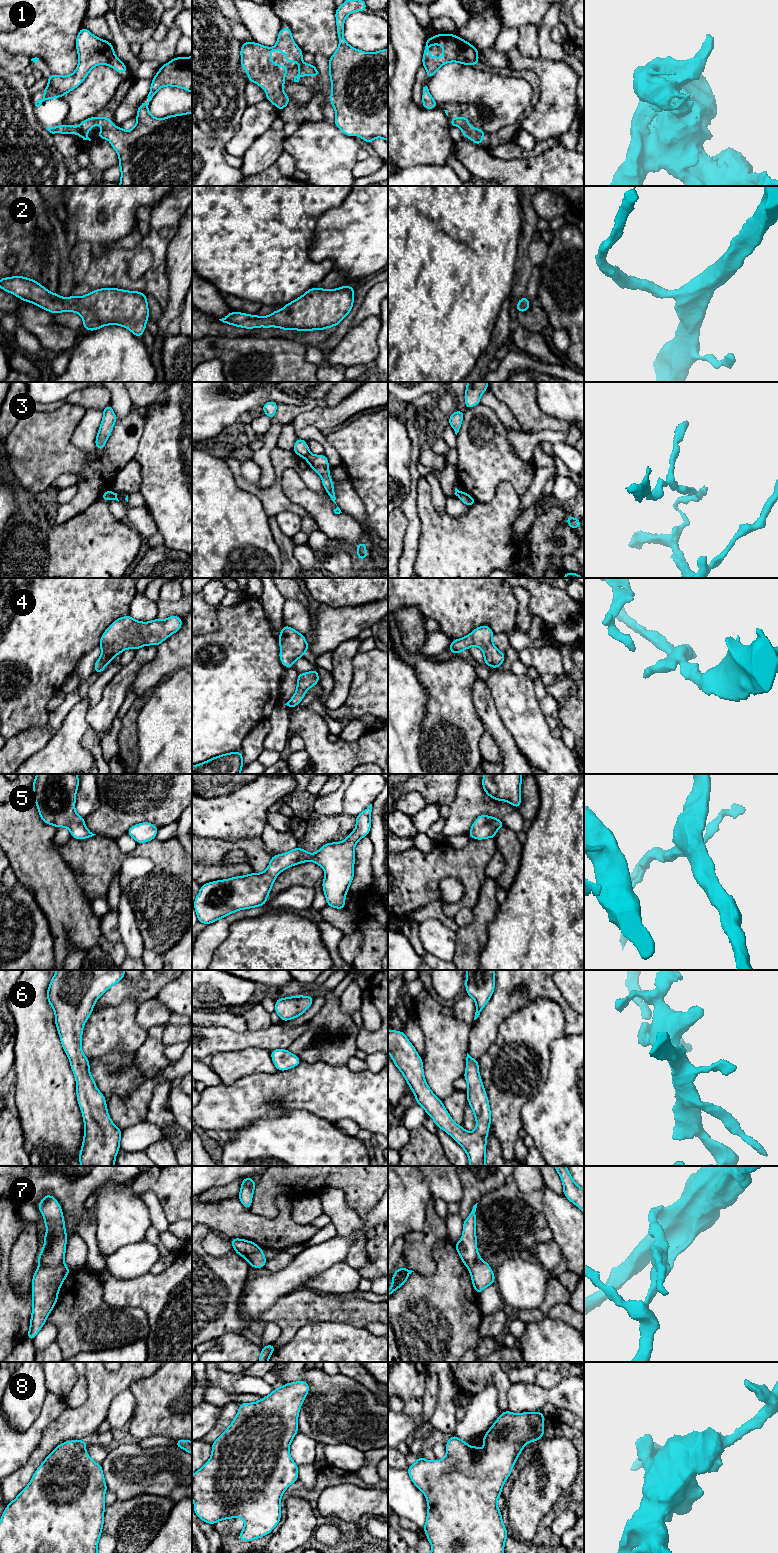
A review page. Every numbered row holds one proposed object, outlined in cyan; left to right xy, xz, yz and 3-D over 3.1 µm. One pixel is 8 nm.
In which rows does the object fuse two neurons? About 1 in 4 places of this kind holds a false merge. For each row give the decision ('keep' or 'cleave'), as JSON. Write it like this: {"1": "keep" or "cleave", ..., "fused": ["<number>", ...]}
{"1": "keep", "2": "keep", "3": "cleave", "4": "keep", "5": "keep", "6": "keep", "7": "cleave", "8": "keep", "fused": ["3", "7"]}

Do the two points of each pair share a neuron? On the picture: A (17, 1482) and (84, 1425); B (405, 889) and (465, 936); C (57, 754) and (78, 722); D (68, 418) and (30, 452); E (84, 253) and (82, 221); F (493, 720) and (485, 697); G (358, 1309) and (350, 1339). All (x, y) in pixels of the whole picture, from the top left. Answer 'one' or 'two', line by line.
A: one
B: two
C: one
D: one
E: two
F: one
G: two

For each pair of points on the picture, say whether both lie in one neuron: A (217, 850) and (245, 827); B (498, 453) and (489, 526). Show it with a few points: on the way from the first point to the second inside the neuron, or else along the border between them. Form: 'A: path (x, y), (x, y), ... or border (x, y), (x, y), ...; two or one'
A: border (206, 837), (229, 840), (252, 838); two
B: border (516, 492), (501, 482), (489, 501), (477, 502); two

